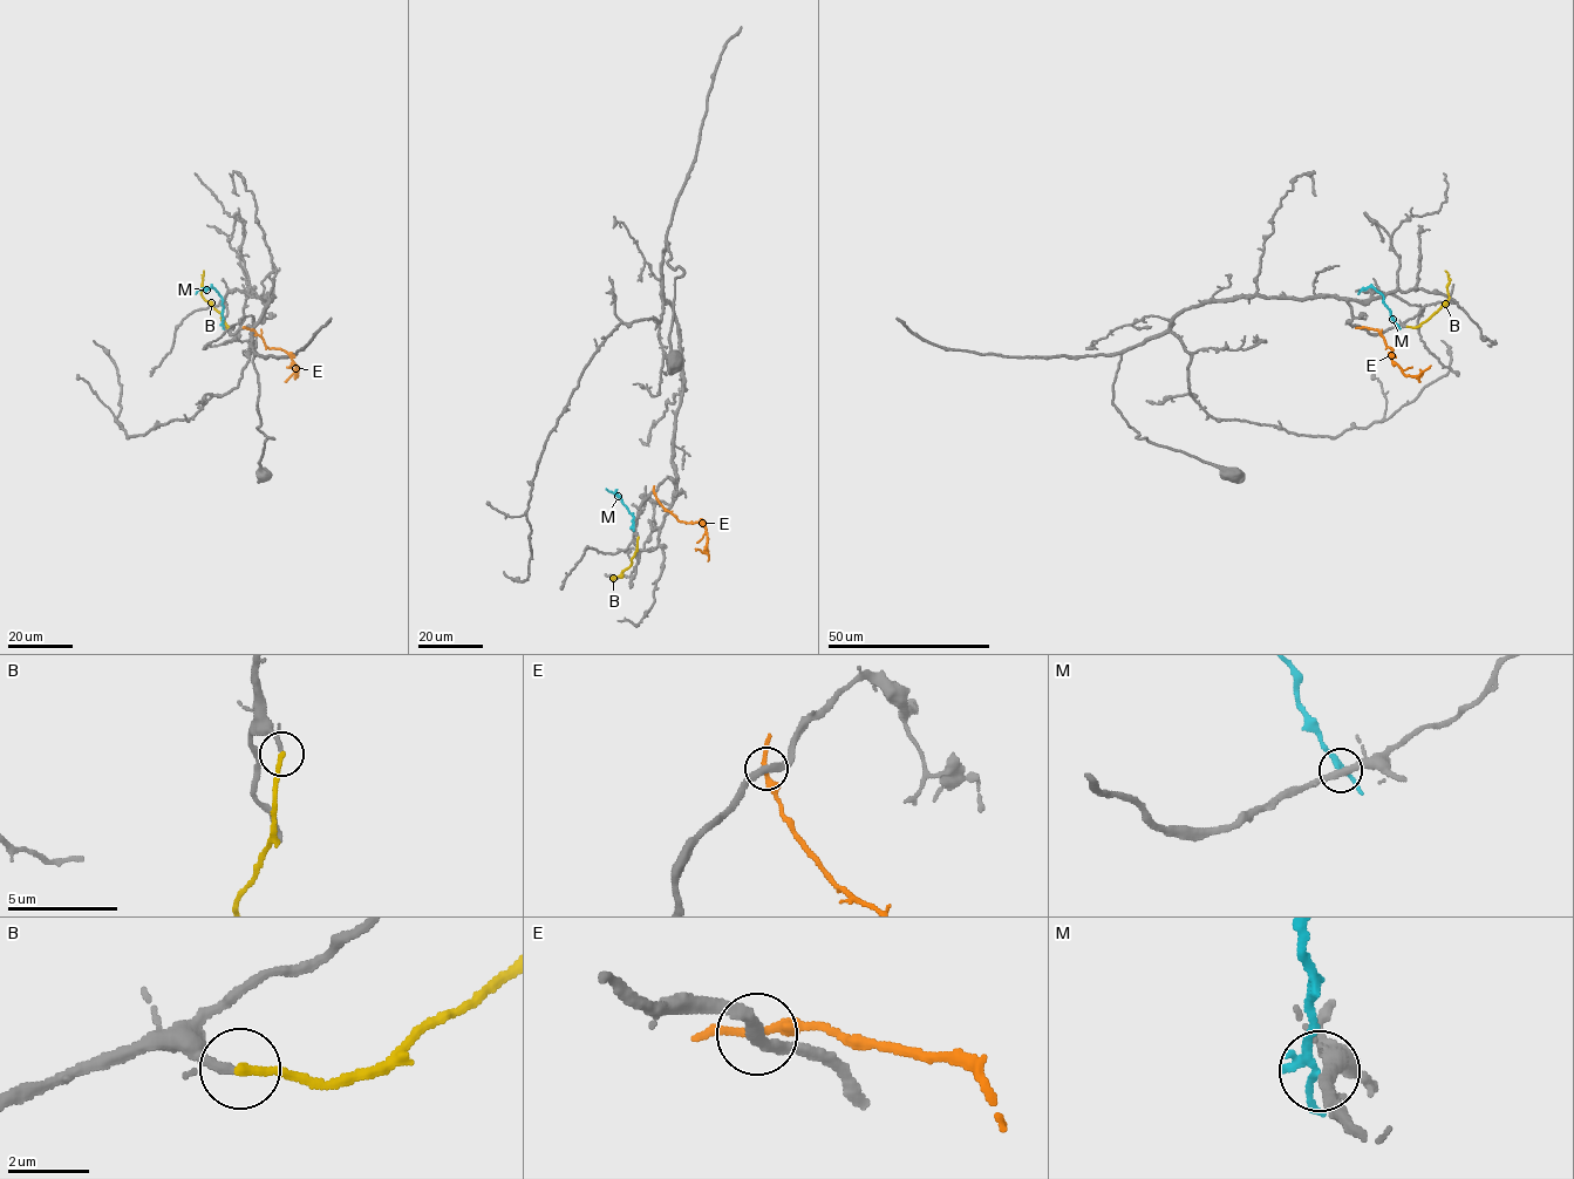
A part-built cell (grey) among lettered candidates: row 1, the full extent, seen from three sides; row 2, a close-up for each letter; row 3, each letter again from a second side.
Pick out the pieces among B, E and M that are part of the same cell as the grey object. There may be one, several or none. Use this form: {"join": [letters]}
{"join": ["B"]}

